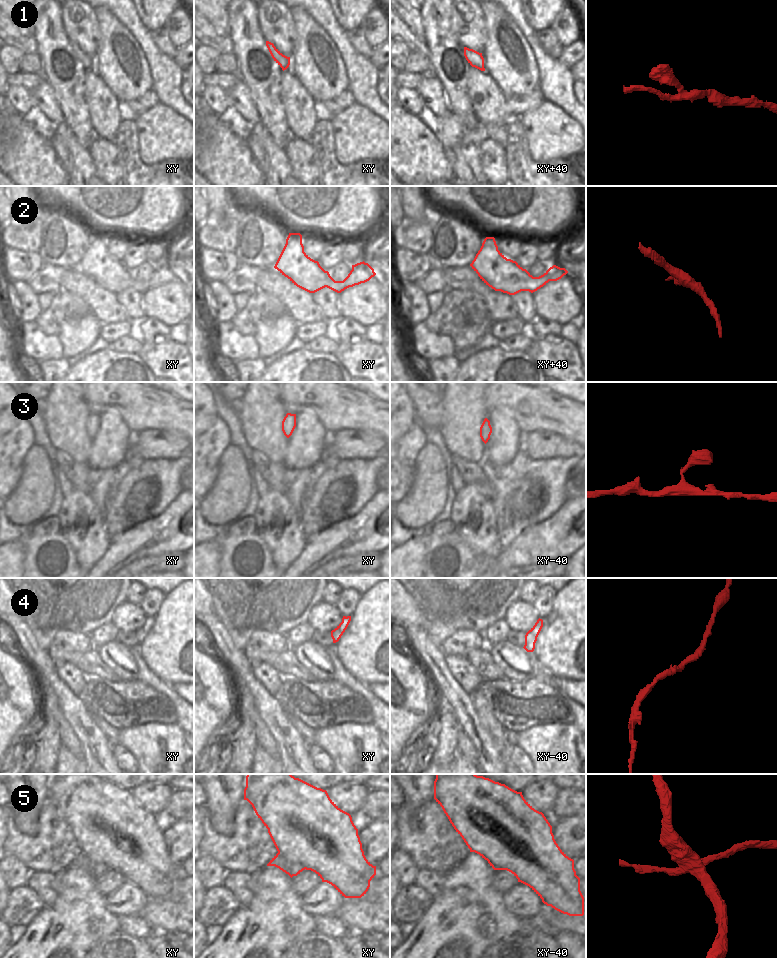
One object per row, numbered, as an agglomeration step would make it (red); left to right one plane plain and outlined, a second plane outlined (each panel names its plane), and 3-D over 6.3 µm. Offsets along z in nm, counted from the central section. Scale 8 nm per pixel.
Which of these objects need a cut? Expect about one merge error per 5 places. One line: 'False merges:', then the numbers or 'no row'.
False merges: 5

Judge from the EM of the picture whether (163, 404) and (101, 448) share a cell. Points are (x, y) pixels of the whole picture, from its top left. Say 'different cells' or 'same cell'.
different cells

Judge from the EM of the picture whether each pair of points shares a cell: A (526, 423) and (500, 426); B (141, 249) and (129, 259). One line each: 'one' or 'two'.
A: two
B: one

